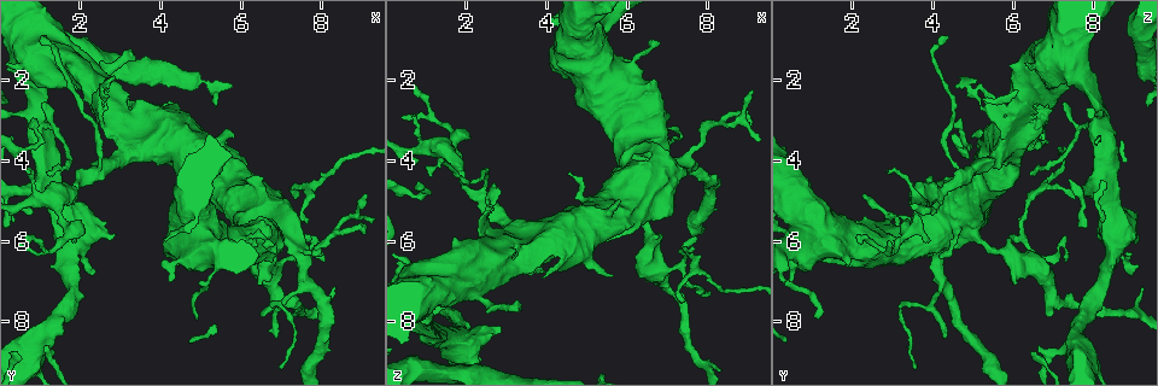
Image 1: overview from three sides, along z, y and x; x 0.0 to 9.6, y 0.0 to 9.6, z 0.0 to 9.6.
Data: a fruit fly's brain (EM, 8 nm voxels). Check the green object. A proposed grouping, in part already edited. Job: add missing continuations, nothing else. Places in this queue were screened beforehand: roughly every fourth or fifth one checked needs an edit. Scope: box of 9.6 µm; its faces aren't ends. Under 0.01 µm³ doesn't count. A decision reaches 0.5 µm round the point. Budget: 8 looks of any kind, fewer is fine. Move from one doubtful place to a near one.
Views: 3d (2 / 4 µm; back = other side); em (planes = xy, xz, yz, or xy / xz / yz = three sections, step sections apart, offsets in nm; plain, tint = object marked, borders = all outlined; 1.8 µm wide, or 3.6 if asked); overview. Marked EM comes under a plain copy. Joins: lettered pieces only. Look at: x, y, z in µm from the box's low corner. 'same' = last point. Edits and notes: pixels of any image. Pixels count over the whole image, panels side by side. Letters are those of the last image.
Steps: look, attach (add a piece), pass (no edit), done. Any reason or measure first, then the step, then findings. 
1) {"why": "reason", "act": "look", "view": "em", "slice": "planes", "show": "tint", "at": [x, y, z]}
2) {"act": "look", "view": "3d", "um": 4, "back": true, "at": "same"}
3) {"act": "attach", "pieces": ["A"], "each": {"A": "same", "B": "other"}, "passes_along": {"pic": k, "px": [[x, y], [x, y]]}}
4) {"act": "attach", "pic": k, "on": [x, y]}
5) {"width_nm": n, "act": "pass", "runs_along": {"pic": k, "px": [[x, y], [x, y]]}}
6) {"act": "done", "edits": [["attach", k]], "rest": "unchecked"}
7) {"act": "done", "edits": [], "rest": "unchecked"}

{"why": "thin end", "act": "look", "view": "3d", "um": 4, "at": [0.80, 4.25, 2.90]}

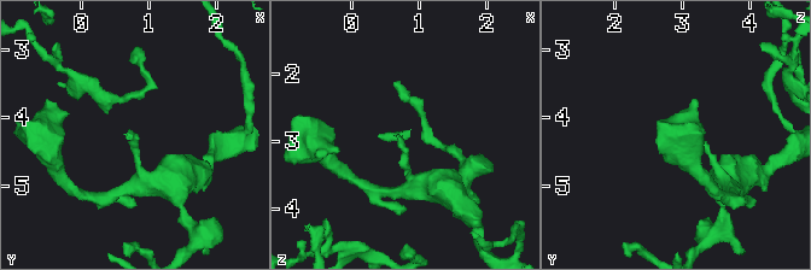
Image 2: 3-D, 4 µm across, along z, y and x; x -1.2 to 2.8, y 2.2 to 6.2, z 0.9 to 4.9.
{"act": "look", "view": "em", "slice": "planes", "show": "borders", "at": [0.75, 4.25, 2.85]}

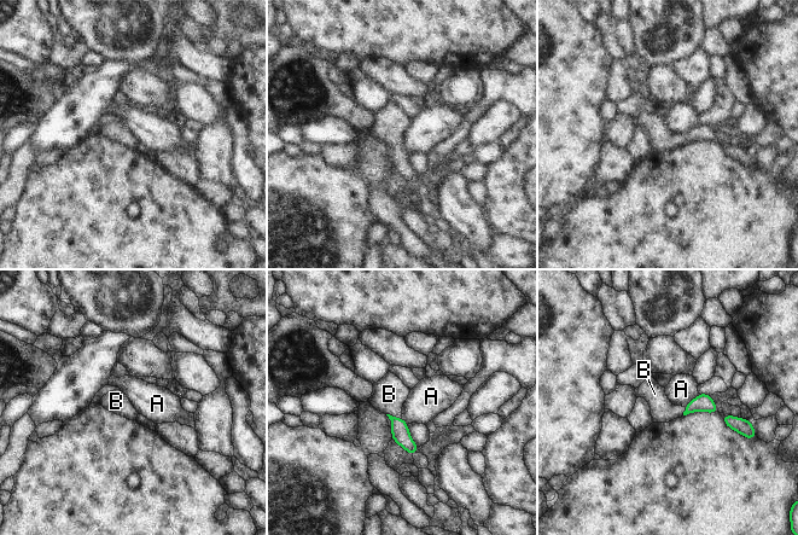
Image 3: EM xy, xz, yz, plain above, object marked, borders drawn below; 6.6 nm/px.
{"act": "attach", "pieces": ["B"], "each": {"A": "other", "B": "same"}, "passes_along": {"pic": 3, "px": [[401, 435], [394, 417], [389, 394]]}, "found": "it goes on there"}

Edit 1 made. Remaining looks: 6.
{"why": "thick turns thin", "act": "look", "view": "3d", "um": 4, "at": [6.90, 7.45, 7.00]}

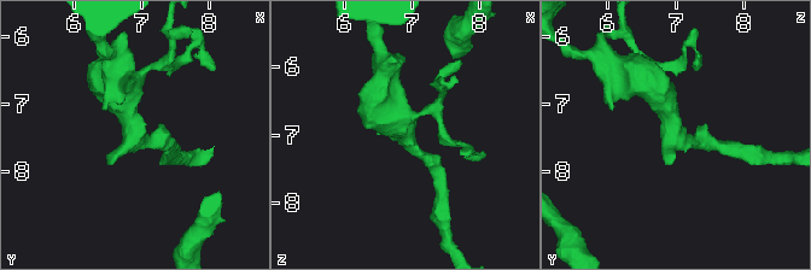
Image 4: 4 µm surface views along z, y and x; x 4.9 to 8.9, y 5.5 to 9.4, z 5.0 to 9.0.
{"why": "need the tissue", "act": "look", "view": "em", "slice": "planes", "show": "borders", "at": [6.85, 7.50, 6.95]}

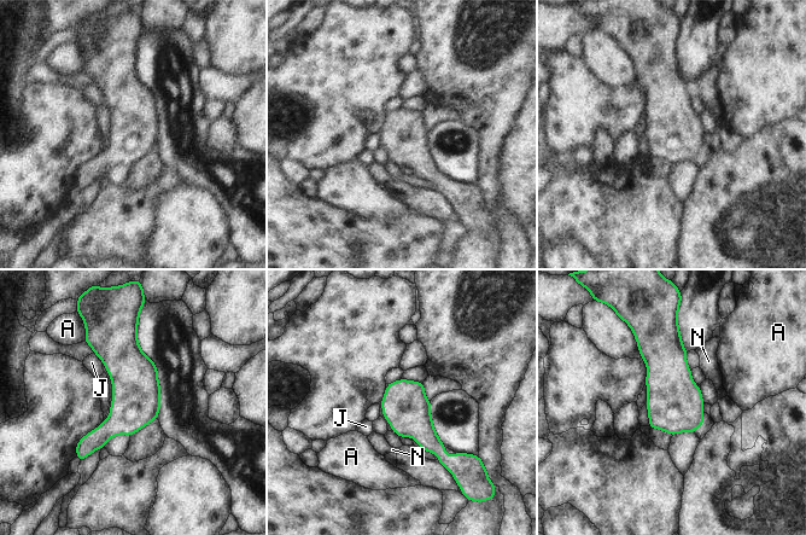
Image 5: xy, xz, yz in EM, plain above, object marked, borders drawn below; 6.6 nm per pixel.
{"longest_contact_nm": ["J", 80], "act": "pass", "each": {"A": "other", "J": "other", "N": "other"}, "border": {"pic": 5, "px": [[93, 352], [100, 359]]}, "found": "none of them fits"}

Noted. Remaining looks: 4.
{"act": "done", "edits": [["attach", 3]], "rest": "unchecked"}

